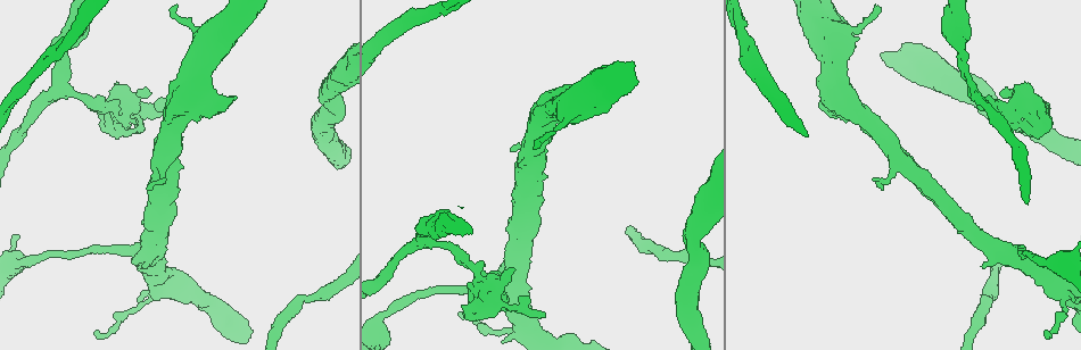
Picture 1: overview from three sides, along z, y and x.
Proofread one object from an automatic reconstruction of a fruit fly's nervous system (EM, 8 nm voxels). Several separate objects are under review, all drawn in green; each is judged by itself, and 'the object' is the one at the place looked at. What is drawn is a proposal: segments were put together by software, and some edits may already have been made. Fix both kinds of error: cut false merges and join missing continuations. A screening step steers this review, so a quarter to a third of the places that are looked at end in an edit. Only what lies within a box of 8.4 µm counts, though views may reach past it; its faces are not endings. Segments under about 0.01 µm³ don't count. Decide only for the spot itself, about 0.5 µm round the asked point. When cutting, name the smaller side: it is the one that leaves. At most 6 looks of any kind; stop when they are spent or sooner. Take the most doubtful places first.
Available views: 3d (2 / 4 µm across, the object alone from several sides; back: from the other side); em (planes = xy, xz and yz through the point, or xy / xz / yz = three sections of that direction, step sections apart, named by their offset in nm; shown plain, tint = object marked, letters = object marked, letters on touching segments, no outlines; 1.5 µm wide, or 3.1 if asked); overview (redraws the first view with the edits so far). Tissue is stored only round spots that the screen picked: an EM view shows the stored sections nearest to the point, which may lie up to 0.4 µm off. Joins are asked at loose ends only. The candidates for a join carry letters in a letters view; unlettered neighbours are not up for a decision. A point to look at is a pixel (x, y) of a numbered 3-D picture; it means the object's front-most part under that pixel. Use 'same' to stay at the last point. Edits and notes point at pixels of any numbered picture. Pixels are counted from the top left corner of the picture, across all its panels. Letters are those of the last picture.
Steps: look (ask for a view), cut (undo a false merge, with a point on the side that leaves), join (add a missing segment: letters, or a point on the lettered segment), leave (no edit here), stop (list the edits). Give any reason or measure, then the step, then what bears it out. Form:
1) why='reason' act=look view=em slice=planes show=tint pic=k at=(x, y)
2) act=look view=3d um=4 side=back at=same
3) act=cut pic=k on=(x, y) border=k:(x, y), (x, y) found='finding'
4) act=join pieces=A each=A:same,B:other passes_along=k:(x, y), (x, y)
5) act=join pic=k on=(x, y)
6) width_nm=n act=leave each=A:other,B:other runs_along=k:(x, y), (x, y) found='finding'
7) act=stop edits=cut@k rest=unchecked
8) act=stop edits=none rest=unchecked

why='calibre changes' act=look view=3d um=4 pic=1 at=(563, 117)

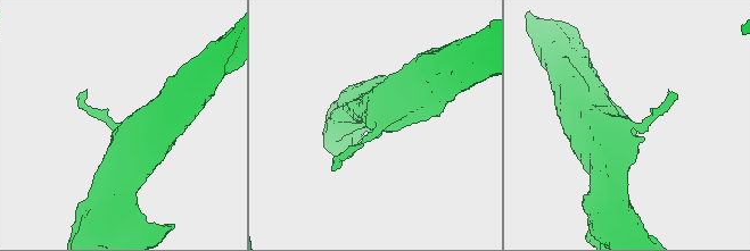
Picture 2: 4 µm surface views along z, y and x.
why='shape alone is not enough' act=look view=em slice=xy step=8 show=plain pic=2 at=(377, 120)

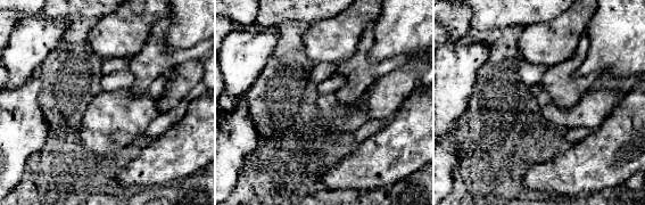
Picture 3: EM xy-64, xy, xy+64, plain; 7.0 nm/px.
why='what lies round it' act=look view=em slice=xy step=8 show=letters at=same

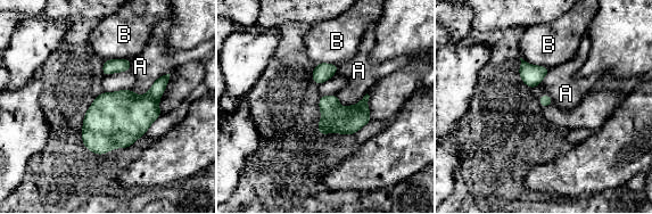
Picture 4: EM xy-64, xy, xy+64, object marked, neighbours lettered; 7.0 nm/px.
longest_contact=A:240nm act=leave each=A:other,B:other border=4:(366, 92), (351, 105), (335, 95) found='continuous, no second cell'

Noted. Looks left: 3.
act=look view=3d um=2 pic=1 at=(674, 254)

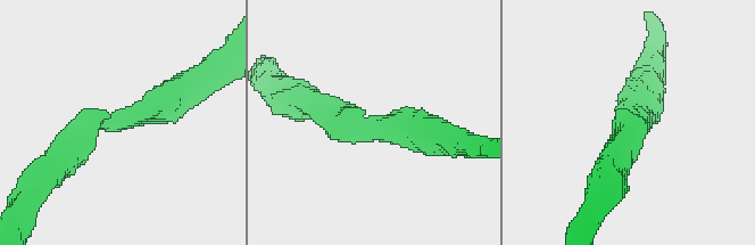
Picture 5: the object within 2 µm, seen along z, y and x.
arm_widths_nm=200,260 why='now the EM' act=look view=em slice=xy step=4 show=tint pic=5 at=(634, 125)

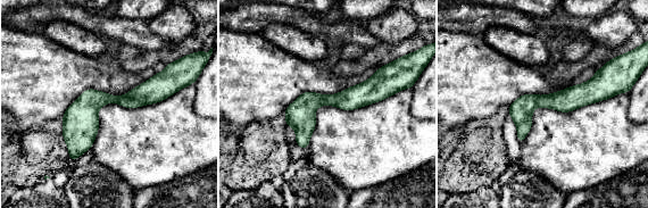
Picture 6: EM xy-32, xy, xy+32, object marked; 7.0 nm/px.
why='another direction' act=look view=em slice=planes show=letters at=same

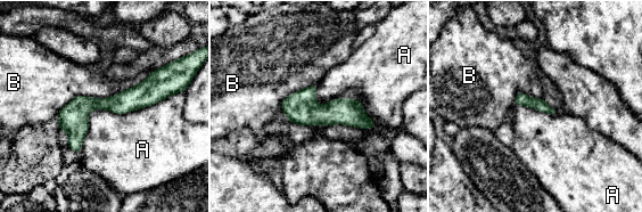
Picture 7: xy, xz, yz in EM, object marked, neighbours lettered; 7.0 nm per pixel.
act=leave each=A:other,B:other runs_along=7:(166, 92), (84, 104), (60, 127) found='all the same cell'

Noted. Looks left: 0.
act=stop edits=none rest=unchecked

